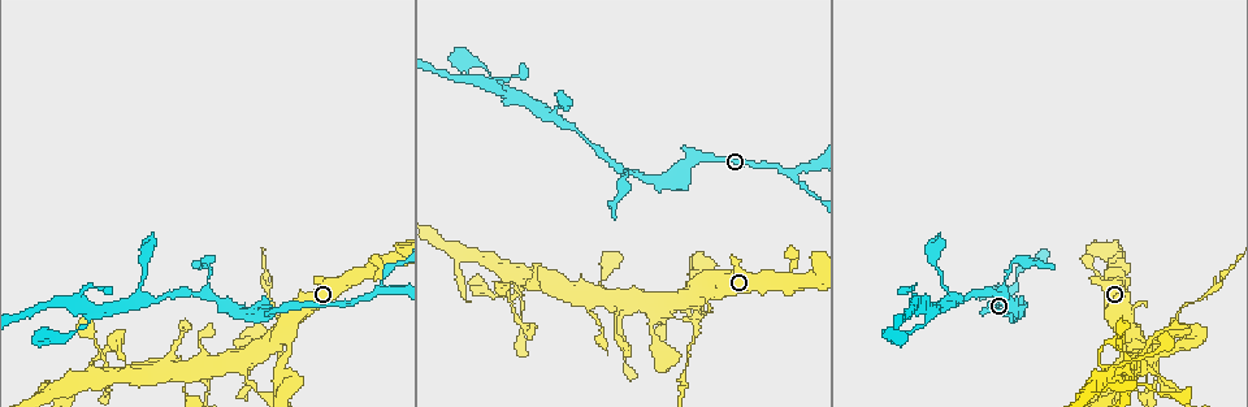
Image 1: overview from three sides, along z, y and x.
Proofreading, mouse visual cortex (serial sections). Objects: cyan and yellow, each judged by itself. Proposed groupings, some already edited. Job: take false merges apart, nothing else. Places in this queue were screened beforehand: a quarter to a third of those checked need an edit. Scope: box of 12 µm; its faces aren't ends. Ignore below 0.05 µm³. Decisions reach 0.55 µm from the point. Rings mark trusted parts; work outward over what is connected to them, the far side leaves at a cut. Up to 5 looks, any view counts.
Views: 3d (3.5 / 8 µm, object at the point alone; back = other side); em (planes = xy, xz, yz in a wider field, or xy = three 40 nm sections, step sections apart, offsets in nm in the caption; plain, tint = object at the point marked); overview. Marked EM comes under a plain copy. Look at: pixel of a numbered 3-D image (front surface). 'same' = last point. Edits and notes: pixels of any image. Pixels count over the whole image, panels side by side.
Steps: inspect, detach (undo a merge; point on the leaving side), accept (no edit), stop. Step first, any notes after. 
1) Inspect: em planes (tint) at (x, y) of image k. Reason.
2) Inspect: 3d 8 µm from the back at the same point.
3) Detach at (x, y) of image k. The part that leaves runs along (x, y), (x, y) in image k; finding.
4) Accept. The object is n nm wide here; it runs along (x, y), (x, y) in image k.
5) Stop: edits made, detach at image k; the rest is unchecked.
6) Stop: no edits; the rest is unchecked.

Inspect: 3d 3.5 µm at (787, 174) of image 1. A narrow waist.

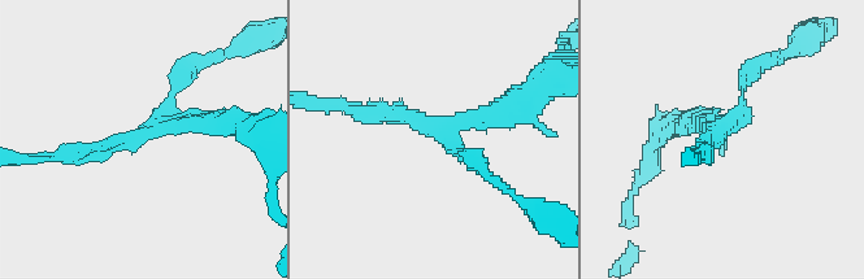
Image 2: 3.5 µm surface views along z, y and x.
Accept. It runs along (64, 156), (172, 123), (224, 123) in image 2; all the same cell.

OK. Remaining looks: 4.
Inspect: 3d 3.5 µm from the back at (689, 319) of image 1. Sharp bend.

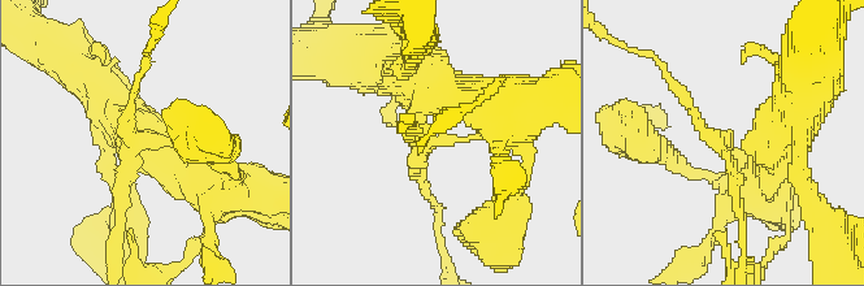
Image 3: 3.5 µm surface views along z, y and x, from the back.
Inspect: em xy step 2 (tint) at (144, 139) of image 3.

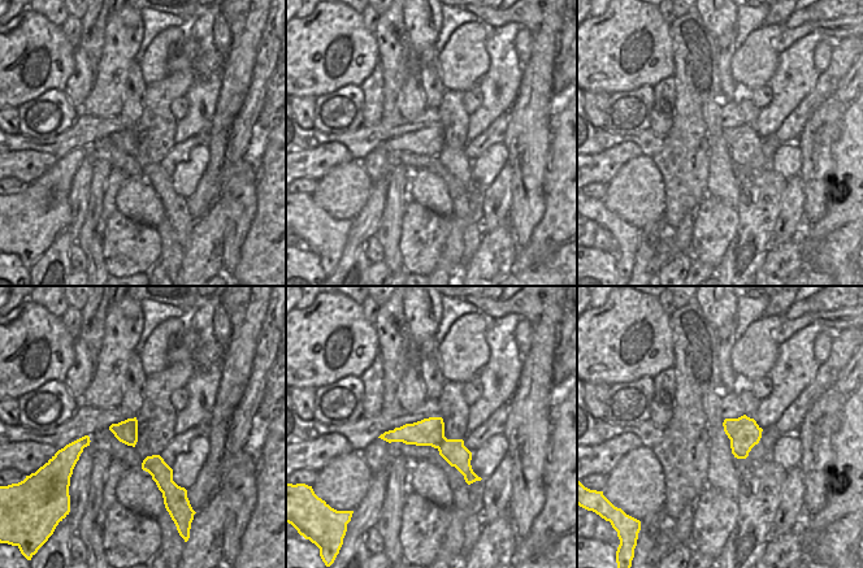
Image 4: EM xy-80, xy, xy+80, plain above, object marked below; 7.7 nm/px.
Detach at (717, 146) of image 3. The part that leaves runs along (729, 137), (708, 137), (663, 69) in image 3; a second cell is stuck on.

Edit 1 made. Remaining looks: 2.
Stop: edits made, detach at image 3; the rest is unchecked.

